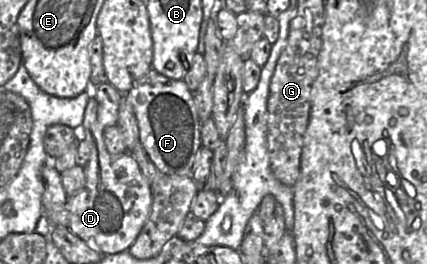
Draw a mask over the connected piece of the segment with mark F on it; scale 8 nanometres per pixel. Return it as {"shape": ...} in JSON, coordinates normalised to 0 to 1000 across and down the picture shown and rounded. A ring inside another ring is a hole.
{"shape":[[[354,261],[290,364],[311,405],[328,542],[370,652],[386,663],[447,667],[464,572],[473,557],[471,462],[452,348],[433,311],[426,299],[391,295]]]}

